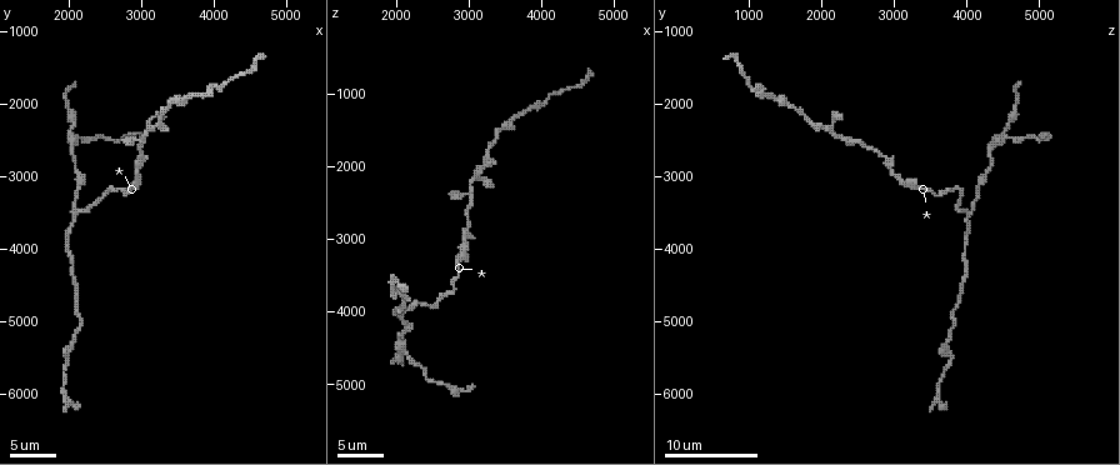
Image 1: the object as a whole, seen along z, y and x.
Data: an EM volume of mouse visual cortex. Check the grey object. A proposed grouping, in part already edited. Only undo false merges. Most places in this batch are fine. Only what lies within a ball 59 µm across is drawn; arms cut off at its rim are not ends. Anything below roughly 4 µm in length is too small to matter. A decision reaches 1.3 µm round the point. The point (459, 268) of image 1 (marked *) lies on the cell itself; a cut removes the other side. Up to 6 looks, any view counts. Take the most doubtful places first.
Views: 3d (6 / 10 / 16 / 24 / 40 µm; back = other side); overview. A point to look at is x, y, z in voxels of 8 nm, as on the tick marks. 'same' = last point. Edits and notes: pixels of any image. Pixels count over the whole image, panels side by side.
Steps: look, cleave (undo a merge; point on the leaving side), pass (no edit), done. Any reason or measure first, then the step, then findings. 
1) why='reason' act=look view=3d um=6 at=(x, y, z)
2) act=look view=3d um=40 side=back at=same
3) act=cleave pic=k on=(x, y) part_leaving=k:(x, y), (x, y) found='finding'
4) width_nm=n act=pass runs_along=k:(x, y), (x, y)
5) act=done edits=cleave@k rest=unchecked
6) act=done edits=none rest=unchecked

why='arms part here' act=look view=3d um=16 at=(2100, 3600, 4000)

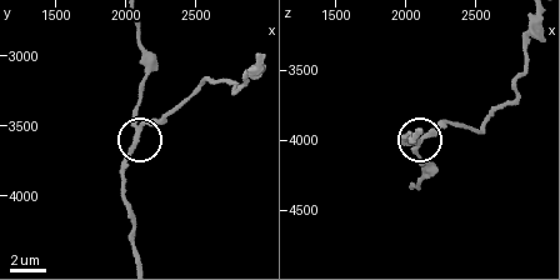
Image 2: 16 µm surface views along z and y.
side_arm_um=21 act=pass found='all the same cell'

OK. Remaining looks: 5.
why='arms part here' act=look view=3d um=10 at=(2100, 2450, 4500)

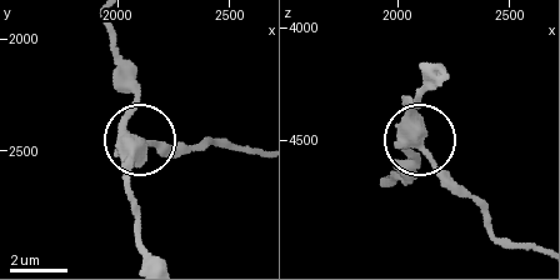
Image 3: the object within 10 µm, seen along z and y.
width_nm=440 act=cleave pic=3 on=(161, 149) part_leaving=3:(413, 146), (475, 201), (489, 230), (533, 245) found='a second cell is stuck on'

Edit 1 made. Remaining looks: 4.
act=look view=overview

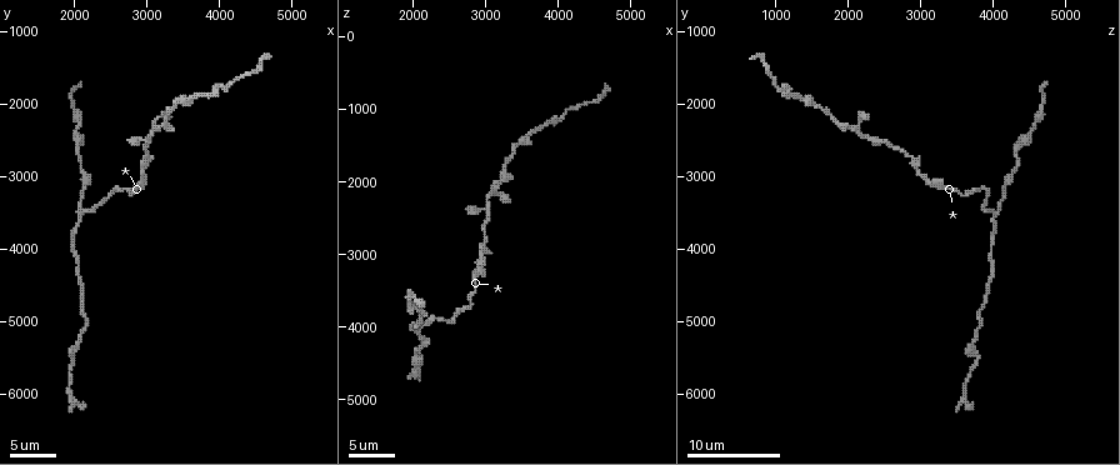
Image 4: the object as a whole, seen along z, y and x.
why='sudden change in width' act=look view=3d um=10 at=(1950, 5500, 3750)

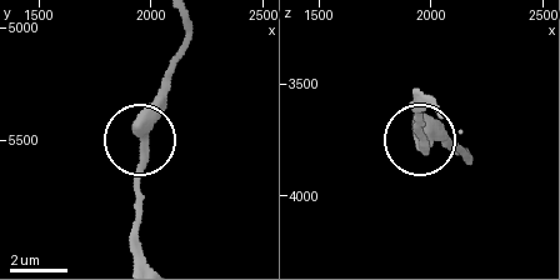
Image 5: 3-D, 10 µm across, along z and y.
act=look view=3d um=10 side=back at=(1980, 5490, 3780)

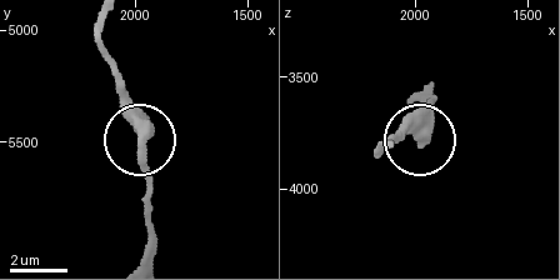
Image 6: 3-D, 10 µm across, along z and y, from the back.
width_nm=370 act=pass runs_along=6:(103, 21), (100, 43), (114, 86), (143, 144), (150, 220) found='one cell here'

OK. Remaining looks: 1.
act=done edits=cleave@3 rest=unchecked

